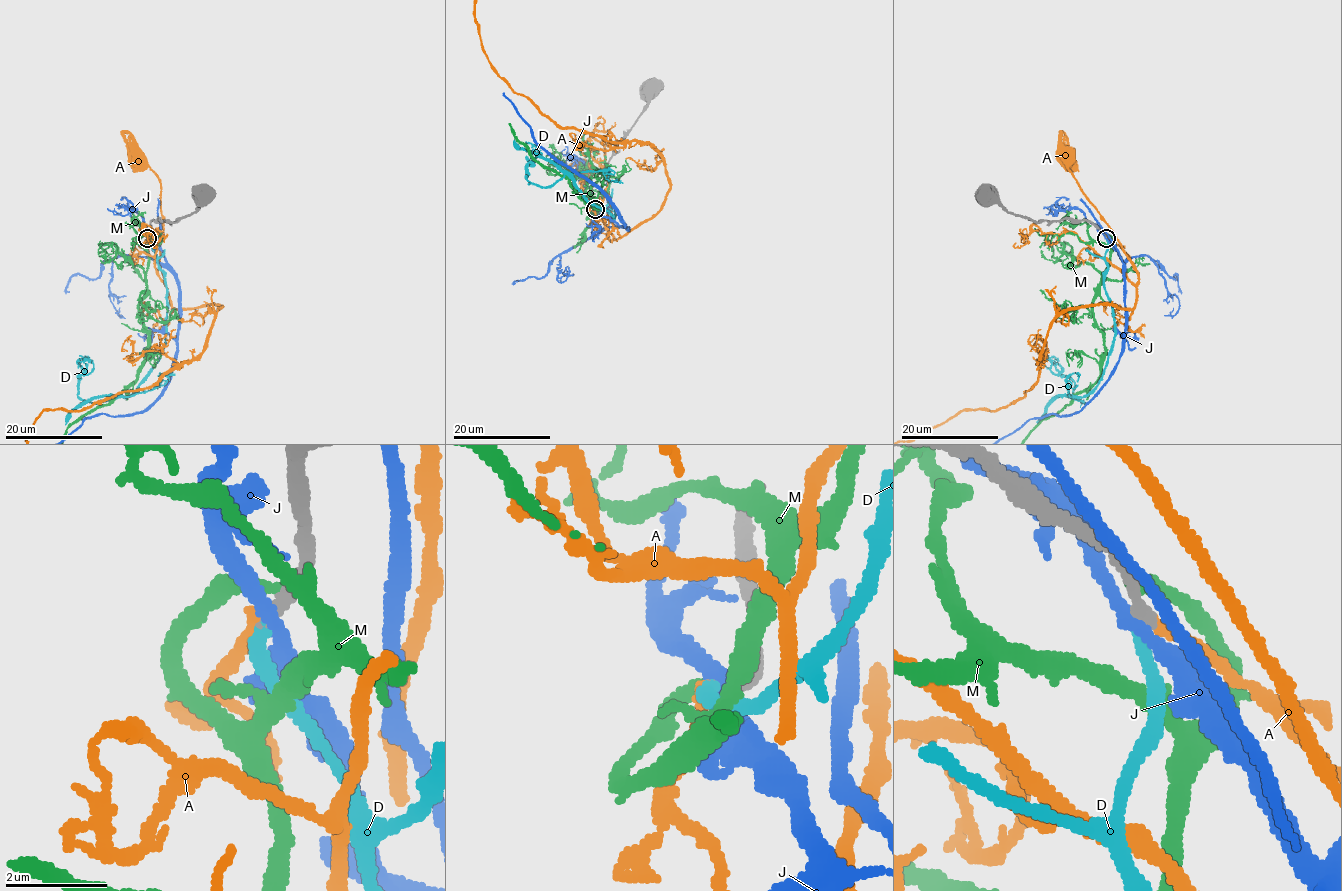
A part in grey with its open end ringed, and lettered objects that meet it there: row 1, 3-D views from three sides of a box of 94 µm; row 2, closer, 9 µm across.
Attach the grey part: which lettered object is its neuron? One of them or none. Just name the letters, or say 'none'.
D

